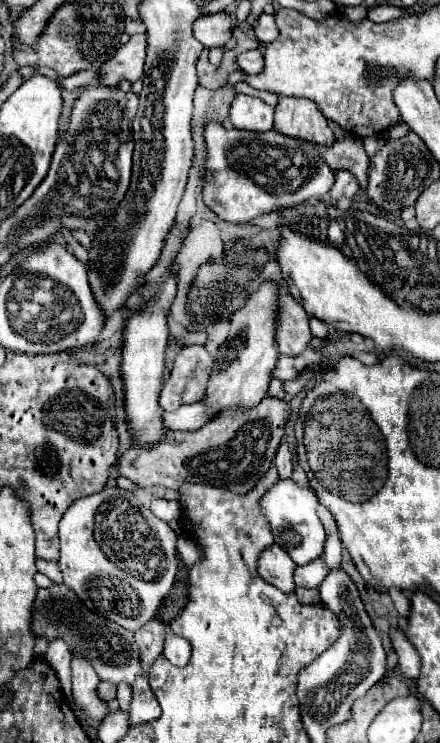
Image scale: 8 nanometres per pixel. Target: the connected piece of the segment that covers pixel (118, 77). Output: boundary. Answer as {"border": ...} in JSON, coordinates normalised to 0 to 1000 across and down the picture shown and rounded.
{"border":[[[332,44],[318,47],[300,47],[295,55],[286,61],[277,61],[264,74],[241,82],[227,96],[232,96],[232,106],[227,112],[241,117],[264,117],[277,106],[291,106],[295,112],[314,109],[327,101],[327,79],[332,79]]]}

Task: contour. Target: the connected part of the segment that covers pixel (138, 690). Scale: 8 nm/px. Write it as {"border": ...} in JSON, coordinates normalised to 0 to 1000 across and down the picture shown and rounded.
{"border":[[[314,911],[300,922],[300,946],[295,946],[295,973],[332,973],[364,965],[364,949],[341,919],[314,919]]]}

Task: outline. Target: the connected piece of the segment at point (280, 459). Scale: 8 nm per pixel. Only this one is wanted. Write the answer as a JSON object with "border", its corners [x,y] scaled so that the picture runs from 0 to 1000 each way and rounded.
{"border":[[[641,594],[632,607],[627,607],[627,615],[623,615],[623,623],[632,629],[632,639],[636,642],[659,642],[664,639],[664,618],[668,615],[664,615],[664,610],[655,604],[655,596]]]}

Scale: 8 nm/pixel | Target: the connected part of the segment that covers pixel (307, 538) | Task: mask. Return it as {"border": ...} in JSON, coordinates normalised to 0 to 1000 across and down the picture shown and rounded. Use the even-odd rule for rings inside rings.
{"border":[[[632,645],[586,674],[595,693],[605,696],[614,715],[623,720],[623,731],[636,734],[677,760],[705,758],[727,750],[741,728],[741,717],[732,709],[732,701],[718,693],[723,669],[714,658],[686,655],[664,645]]]}

